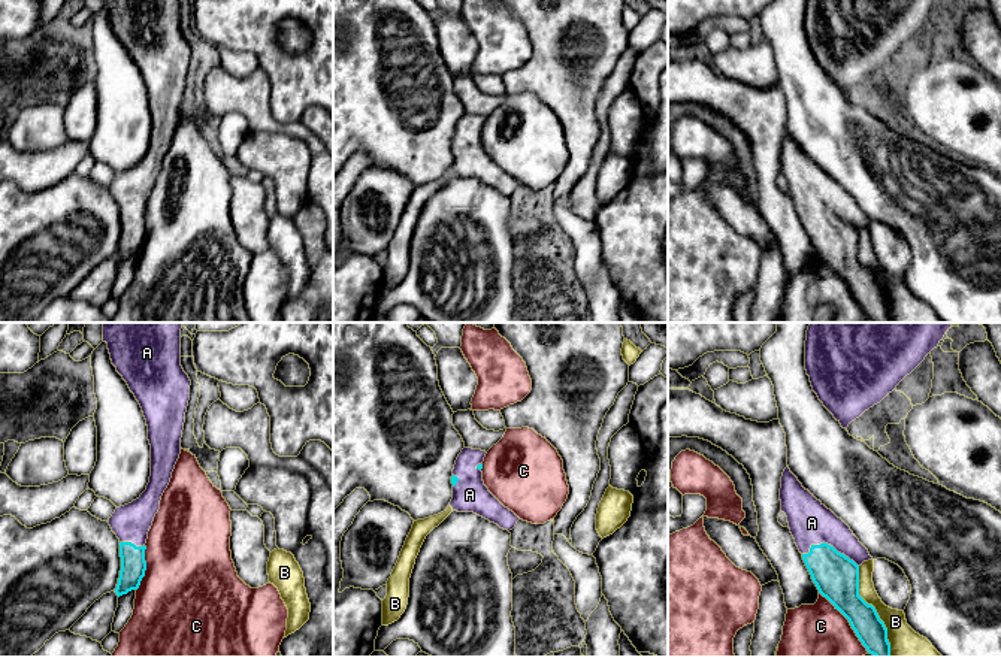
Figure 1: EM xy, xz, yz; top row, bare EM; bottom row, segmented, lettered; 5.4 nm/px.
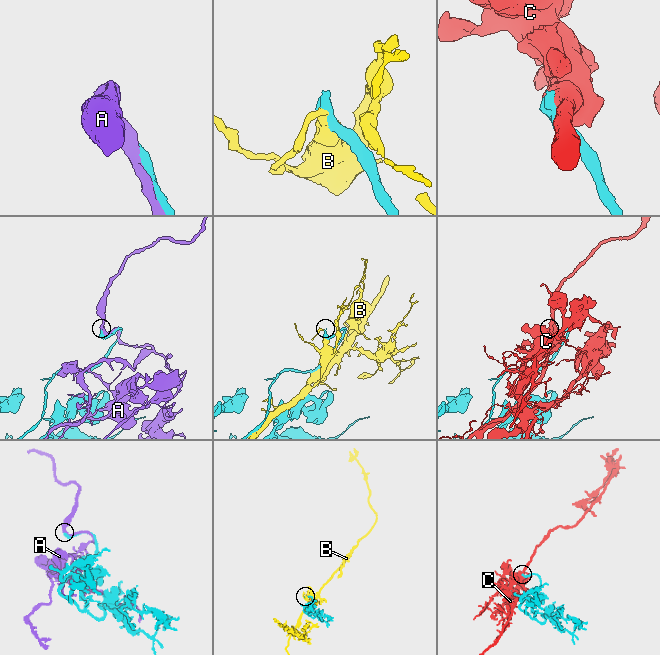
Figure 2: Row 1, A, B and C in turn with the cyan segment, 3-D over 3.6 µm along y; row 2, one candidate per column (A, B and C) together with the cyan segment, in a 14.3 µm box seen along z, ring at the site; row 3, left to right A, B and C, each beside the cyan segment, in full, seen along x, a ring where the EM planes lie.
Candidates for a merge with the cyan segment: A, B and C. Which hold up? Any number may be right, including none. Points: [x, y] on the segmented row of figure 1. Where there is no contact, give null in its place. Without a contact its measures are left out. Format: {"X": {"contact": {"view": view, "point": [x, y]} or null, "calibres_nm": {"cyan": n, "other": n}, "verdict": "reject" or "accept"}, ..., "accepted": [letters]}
{"A": {"contact": {"view": "yz", "point": [829, 545]}, "calibres_nm": {"cyan": 240, "other": 240}, "verdict": "accept"}, "B": {"contact": {"view": "yz", "point": [876, 611]}, "calibres_nm": {"cyan": 200, "other": 180}, "verdict": "reject"}, "C": {"contact": {"view": "yz", "point": [849, 621]}, "calibres_nm": {"cyan": 240, "other": 460}, "verdict": "reject"}, "accepted": ["A"]}

